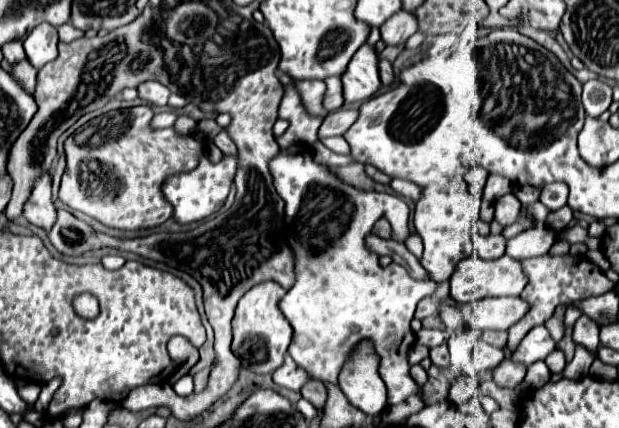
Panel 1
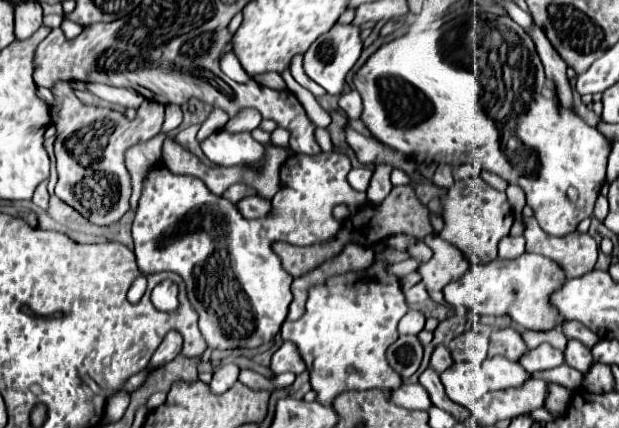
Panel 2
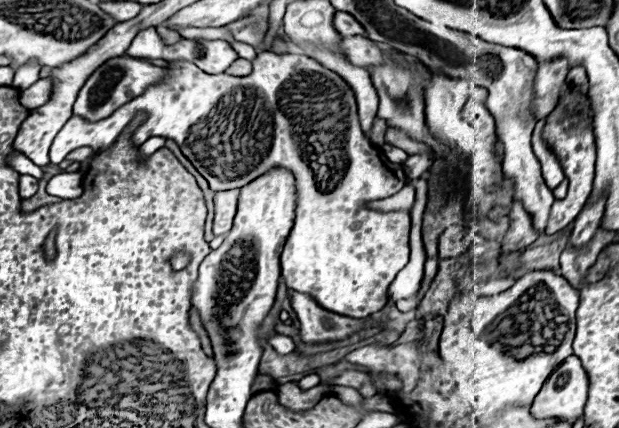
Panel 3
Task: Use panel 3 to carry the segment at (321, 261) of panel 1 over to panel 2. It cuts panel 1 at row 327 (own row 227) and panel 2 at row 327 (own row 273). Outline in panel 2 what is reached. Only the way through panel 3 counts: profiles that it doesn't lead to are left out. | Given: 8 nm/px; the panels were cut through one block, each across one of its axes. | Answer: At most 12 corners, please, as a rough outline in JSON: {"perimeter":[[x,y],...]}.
{"perimeter":[[386,260],[330,276],[282,324],[316,400],[400,388],[408,312]]}

